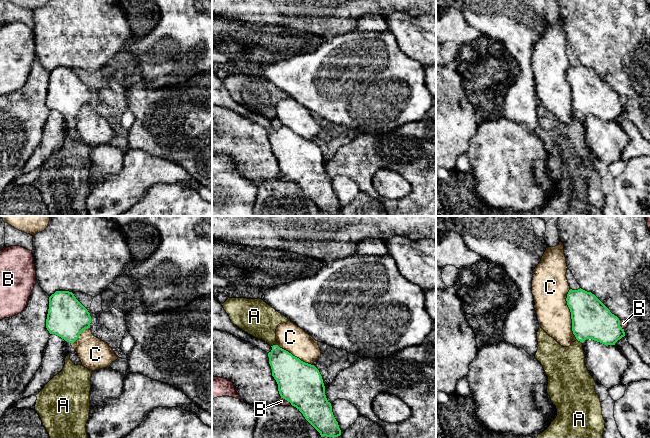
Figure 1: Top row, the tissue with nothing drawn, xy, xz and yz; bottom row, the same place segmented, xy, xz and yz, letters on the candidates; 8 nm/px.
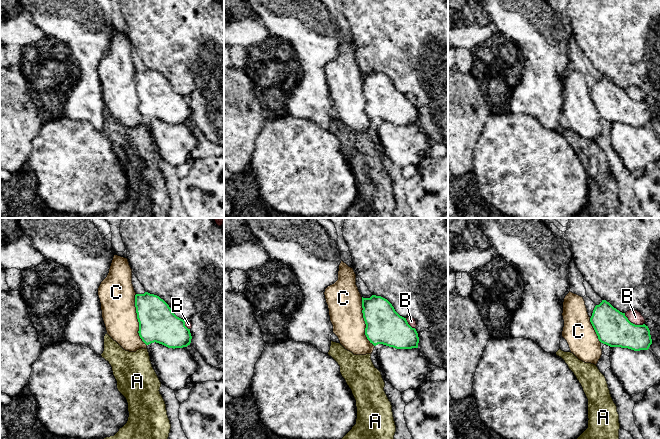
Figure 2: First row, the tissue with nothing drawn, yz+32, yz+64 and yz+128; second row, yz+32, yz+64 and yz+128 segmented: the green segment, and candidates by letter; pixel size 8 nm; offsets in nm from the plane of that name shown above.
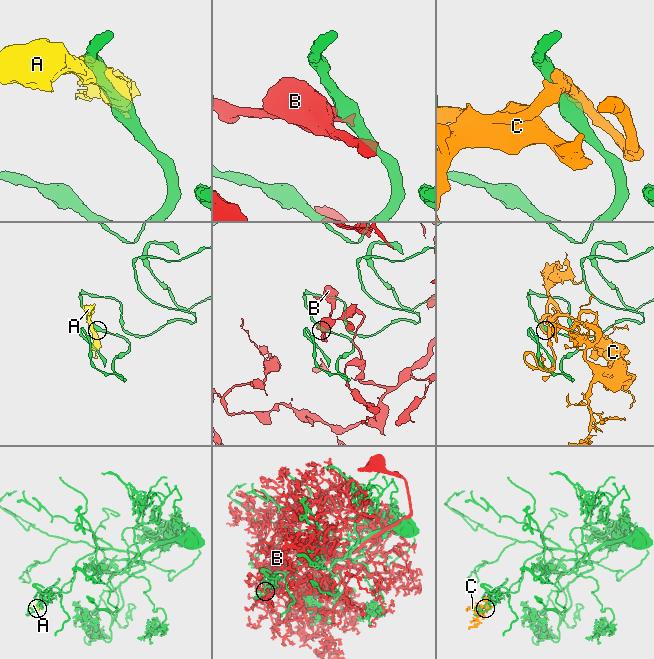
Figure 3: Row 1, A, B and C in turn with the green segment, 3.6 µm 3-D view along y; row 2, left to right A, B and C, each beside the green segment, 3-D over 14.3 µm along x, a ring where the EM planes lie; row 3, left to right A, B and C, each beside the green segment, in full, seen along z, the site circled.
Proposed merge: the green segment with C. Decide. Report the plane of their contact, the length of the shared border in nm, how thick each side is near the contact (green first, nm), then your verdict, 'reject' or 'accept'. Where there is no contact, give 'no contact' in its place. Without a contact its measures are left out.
yz | 420 nm | 320/280 nm | accept

